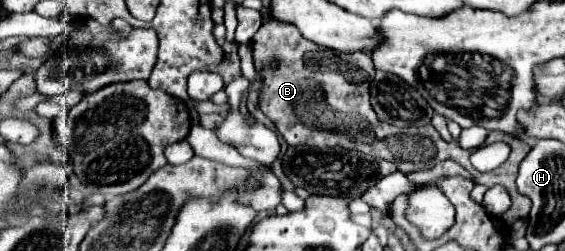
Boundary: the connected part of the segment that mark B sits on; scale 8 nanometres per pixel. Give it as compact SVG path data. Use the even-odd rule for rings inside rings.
M267 20L251 40L253 48L253 62L257 72L261 74L261 90L259 90L259 108L265 116L269 116L283 140L289 146L343 146L347 150L361 150L371 156L379 156L383 160L393 160L397 166L405 166L407 170L421 170L431 168L441 160L455 160L463 168L467 168L477 184L493 186L503 184L513 200L513 206L505 212L505 216L491 217L493 224L501 230L509 228L515 218L527 218L531 210L531 200L523 196L517 186L517 168L519 162L529 154L529 146L509 136L511 154L507 162L491 172L479 172L471 166L467 150L463 150L457 142L445 142L437 130L427 124L421 128L397 128L386 122L380 122L369 104L369 86L375 76L373 62L363 52L341 54L331 48L315 46L301 38L299 30L291 24L283 24L277 20ZM271 62L279 62L279 66L271 66Z

